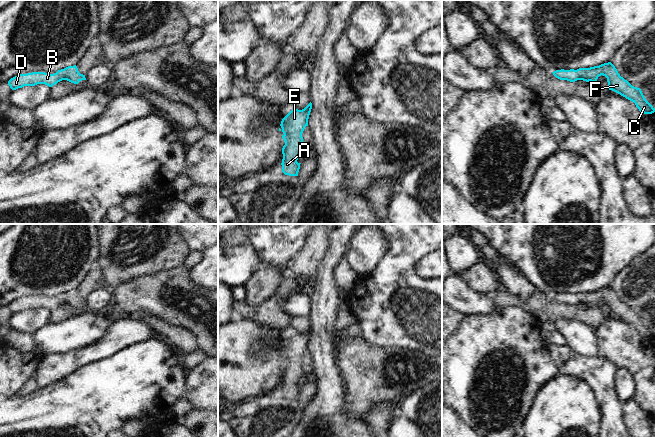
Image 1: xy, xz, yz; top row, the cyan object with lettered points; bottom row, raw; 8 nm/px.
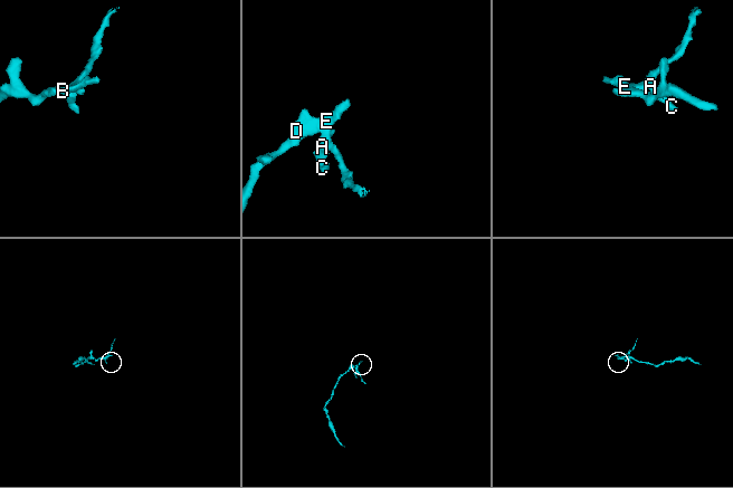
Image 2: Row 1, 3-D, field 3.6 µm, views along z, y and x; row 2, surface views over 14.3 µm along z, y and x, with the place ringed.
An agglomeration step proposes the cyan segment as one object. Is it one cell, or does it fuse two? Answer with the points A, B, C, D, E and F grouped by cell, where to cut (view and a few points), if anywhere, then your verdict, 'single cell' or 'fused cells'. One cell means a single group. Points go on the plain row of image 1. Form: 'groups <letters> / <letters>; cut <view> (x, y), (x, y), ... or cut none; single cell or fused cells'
groups A B C D E F; cut none; single cell

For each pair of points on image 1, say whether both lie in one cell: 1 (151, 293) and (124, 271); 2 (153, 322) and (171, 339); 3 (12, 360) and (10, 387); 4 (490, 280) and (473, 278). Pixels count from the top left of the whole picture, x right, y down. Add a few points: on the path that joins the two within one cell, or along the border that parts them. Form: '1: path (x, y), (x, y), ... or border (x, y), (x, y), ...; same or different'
1: border (156, 272), (150, 275), (139, 275), (115, 288); different
2: path (157, 325), (167, 335); same
3: path (10, 367), (10, 380); same
4: path (486, 280), (477, 278); same

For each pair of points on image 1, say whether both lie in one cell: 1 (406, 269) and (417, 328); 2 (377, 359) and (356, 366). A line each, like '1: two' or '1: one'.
1: one
2: one

